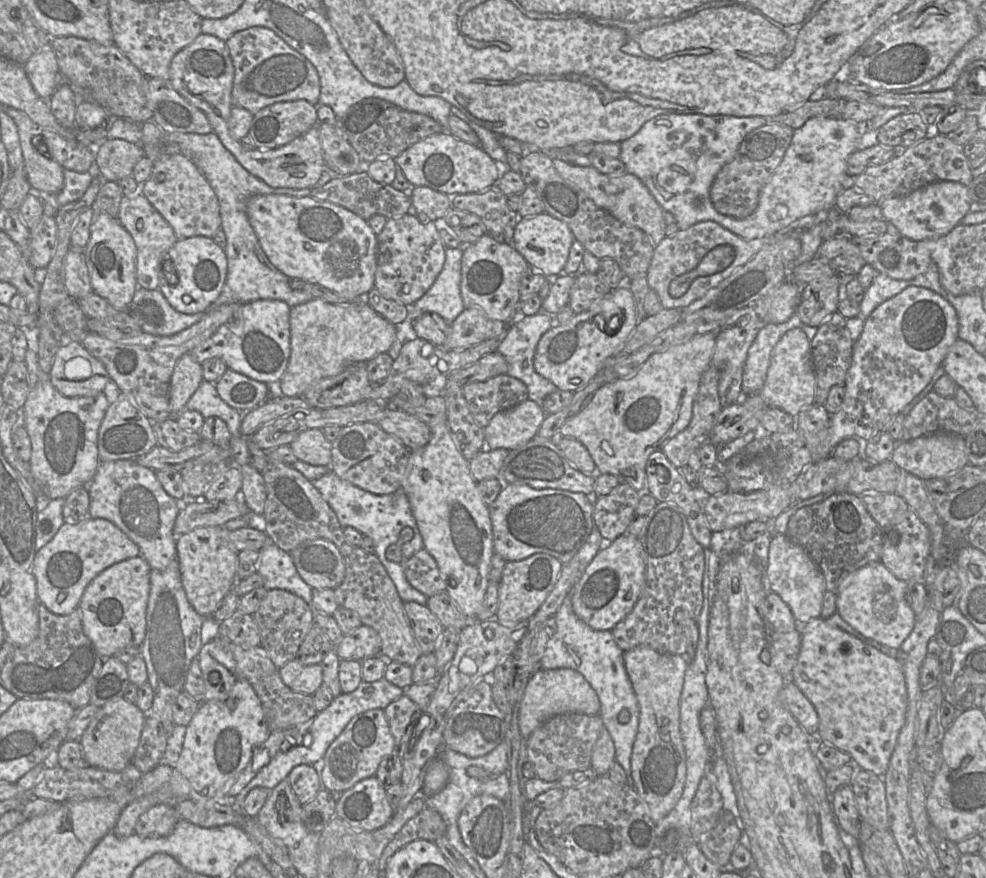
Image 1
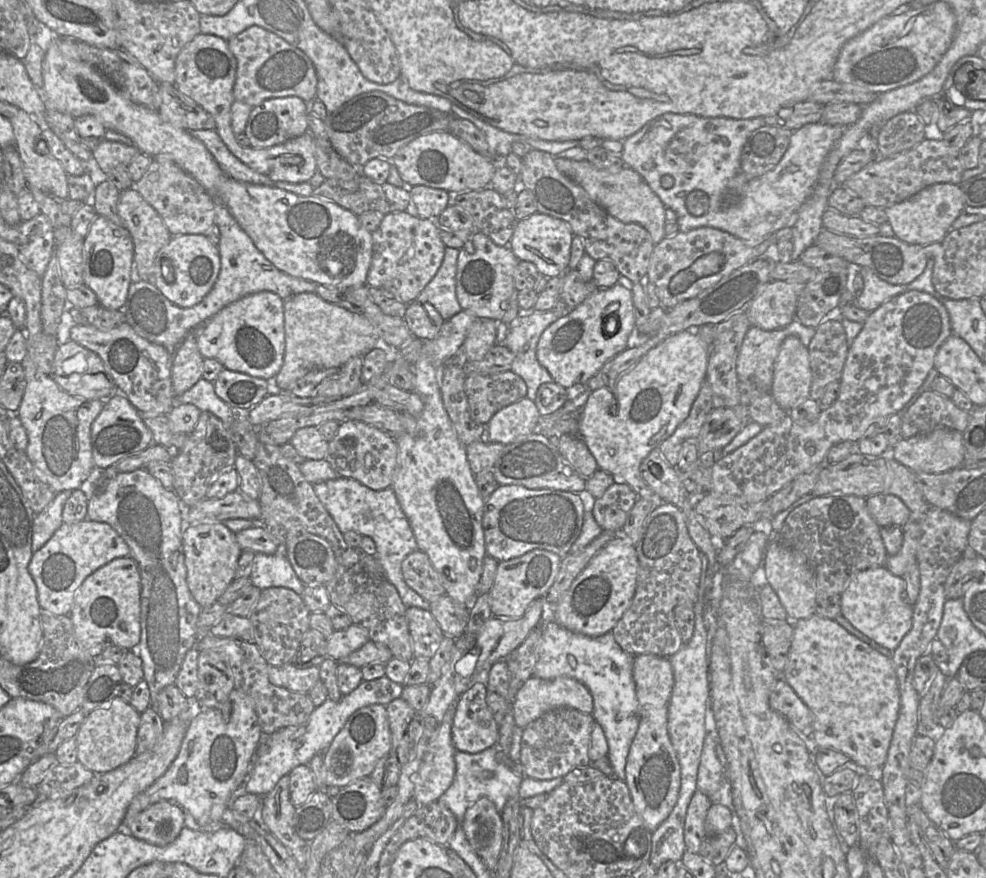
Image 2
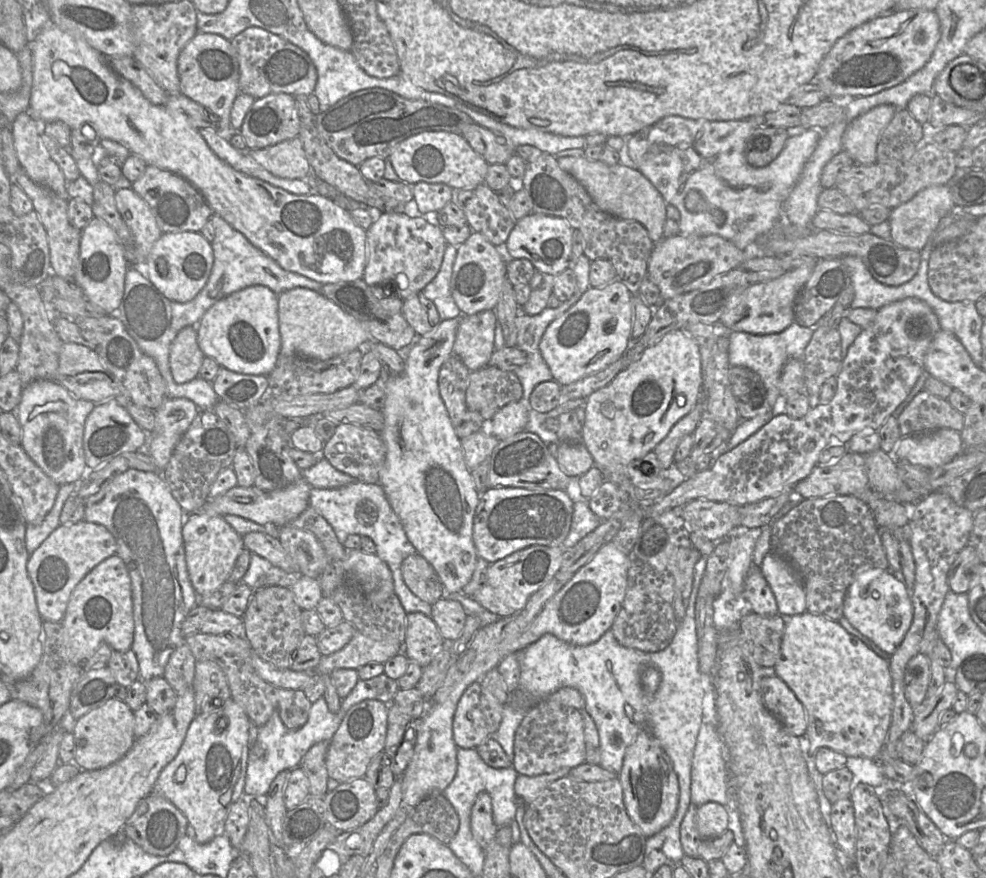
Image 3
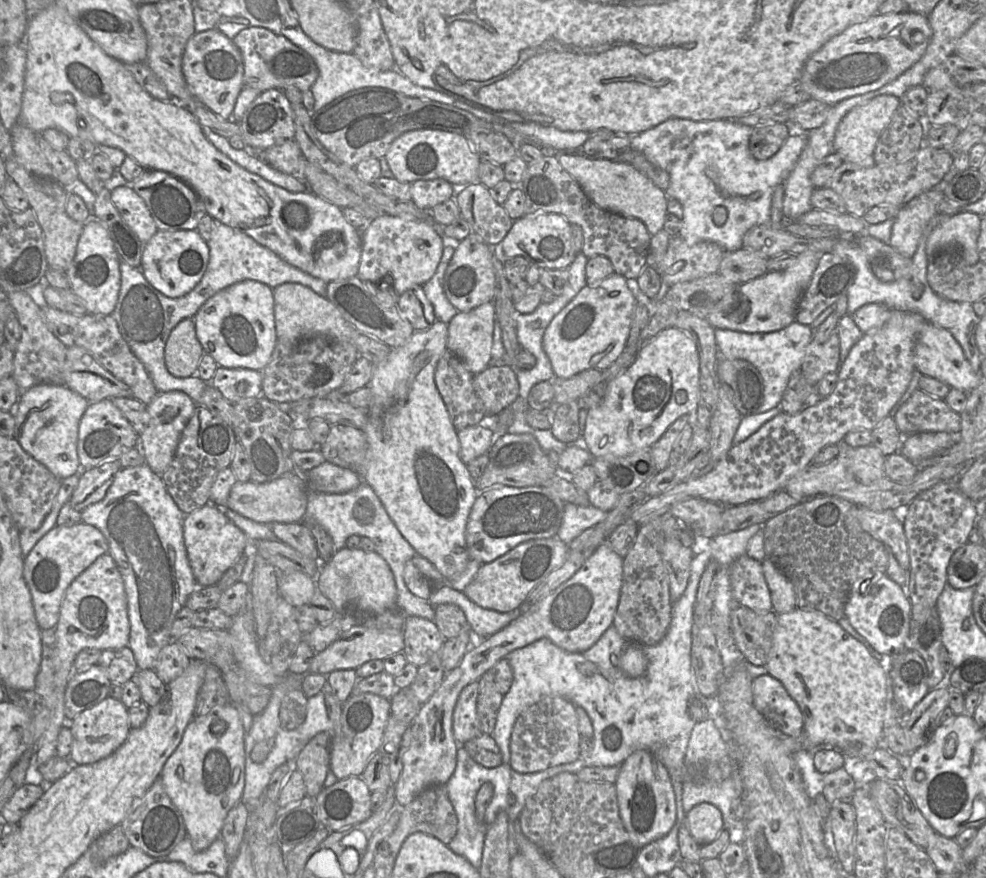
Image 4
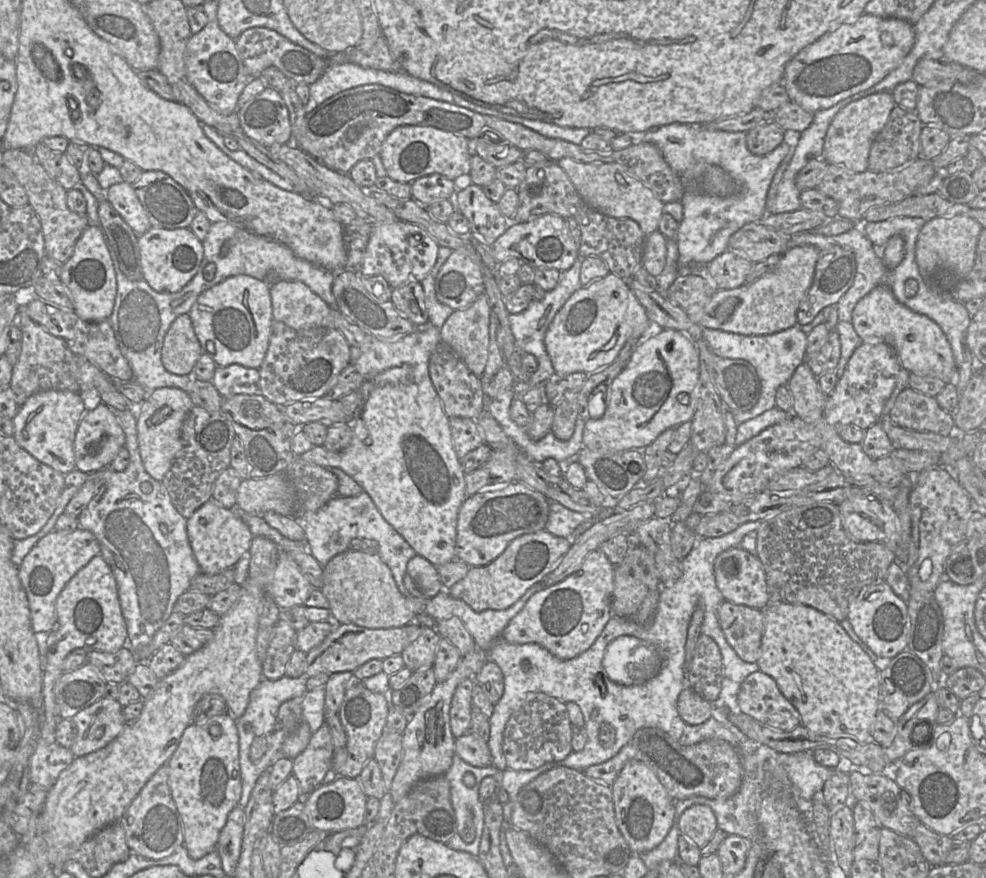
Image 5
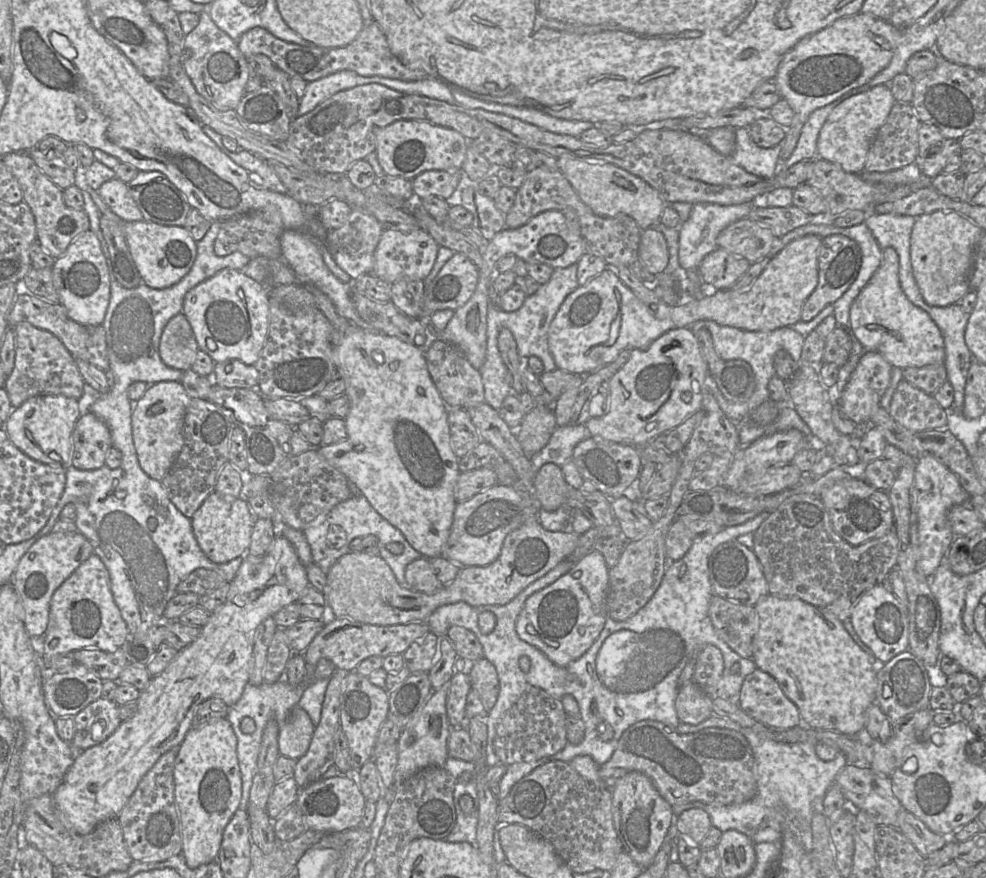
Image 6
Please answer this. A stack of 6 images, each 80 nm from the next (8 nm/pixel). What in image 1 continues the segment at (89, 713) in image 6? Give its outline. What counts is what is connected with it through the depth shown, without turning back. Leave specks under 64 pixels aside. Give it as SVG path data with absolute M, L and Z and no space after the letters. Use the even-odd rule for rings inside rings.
M122 697L100 706L79 738L83 761L89 766L104 770L123 771L132 765L144 721L145 713Z

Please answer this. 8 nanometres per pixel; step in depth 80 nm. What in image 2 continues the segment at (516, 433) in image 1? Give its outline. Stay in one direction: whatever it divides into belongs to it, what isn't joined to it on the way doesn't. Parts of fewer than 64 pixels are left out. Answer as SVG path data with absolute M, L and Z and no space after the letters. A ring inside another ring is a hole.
M523 398L495 413L487 423L489 442L507 445L536 431L540 419L534 401Z

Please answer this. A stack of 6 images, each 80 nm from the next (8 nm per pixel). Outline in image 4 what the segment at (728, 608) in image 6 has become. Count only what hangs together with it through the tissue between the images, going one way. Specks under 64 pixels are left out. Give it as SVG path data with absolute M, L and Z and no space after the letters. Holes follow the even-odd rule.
M743 605L730 612L734 642L751 664L765 666L768 662L777 616L774 611L760 613Z

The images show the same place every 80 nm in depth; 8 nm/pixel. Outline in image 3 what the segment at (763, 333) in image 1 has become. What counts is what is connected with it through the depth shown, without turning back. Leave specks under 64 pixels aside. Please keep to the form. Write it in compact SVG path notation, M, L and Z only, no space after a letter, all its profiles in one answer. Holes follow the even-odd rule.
M795 321L780 333L767 335L737 331L729 333L728 357L730 366L747 367L761 377L767 392L768 403L773 408L773 415L782 413L780 411L782 398L779 391L782 369L790 358L804 360L806 346L812 338L813 333L814 328L802 327Z

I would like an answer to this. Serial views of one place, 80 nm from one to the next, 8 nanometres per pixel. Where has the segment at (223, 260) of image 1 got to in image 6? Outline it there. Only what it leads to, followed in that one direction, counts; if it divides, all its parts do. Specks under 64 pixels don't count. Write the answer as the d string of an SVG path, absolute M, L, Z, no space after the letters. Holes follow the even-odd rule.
M146 220L125 222L128 247L142 277L142 283L155 289L176 284L191 269L197 255L197 242L184 226L166 226Z

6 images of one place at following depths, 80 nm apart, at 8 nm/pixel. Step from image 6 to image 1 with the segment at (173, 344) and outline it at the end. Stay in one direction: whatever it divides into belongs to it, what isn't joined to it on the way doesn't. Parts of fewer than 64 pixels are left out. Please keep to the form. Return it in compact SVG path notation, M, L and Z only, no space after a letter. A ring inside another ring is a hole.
M190 353L182 355L177 361L171 376L169 388L169 410L171 417L177 416L200 383L204 380L202 365L193 360Z

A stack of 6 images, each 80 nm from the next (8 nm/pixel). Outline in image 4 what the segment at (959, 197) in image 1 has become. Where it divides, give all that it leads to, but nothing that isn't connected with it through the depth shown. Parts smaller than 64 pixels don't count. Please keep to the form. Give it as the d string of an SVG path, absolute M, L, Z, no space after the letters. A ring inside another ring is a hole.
M931 189L902 206L894 219L889 245L902 256L912 258L925 227L938 214L938 205L944 198L941 189Z

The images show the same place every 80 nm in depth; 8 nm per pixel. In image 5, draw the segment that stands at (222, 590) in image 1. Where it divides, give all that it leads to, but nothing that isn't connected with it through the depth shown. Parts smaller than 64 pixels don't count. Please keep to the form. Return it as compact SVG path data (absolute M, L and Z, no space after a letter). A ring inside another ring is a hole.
M210 499L187 519L187 535L201 573L218 574L234 567L249 552L254 537L248 525L231 509Z

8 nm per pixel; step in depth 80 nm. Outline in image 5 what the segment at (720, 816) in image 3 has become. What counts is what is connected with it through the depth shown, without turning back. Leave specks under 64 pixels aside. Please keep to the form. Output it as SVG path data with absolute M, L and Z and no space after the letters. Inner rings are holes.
M693 805L686 809L679 819L679 830L698 848L704 847L718 829L712 809L707 805Z

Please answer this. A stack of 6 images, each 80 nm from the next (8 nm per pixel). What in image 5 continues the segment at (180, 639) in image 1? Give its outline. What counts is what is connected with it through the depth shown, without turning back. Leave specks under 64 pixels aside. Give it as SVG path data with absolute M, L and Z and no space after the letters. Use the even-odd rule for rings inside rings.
M113 410L115 416L121 426L124 435L125 435L125 448L129 452L130 462L127 468L123 471L114 471L110 467L106 467L101 469L104 474L104 480L106 482L106 490L102 497L98 501L91 501L89 505L80 513L77 517L79 521L79 527L88 530L94 534L100 544L100 555L105 559L105 561L110 566L117 583L118 589L118 597L120 601L120 606L122 609L122 614L124 620L126 622L127 631L128 631L128 641L132 650L136 650L144 645L147 645L154 634L163 626L166 620L173 612L174 605L178 599L178 597L183 594L184 592L188 591L190 583L194 577L196 577L199 573L201 573L201 569L199 564L197 563L195 556L193 554L193 550L191 548L191 544L189 542L189 538L187 535L187 519L183 517L177 509L174 507L171 498L169 496L168 491L164 487L161 481L158 481L152 478L144 468L139 447L138 447L138 439L137 439L137 428L136 428L136 416L130 410ZM142 482L149 482L152 486L152 491L149 494L144 493L141 490Z

